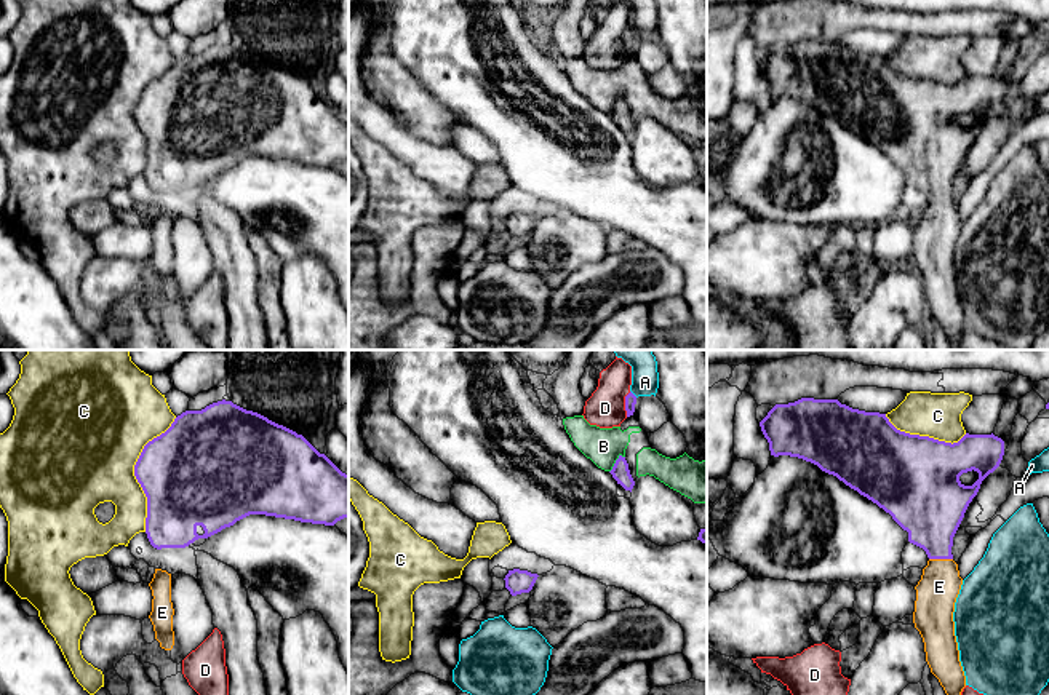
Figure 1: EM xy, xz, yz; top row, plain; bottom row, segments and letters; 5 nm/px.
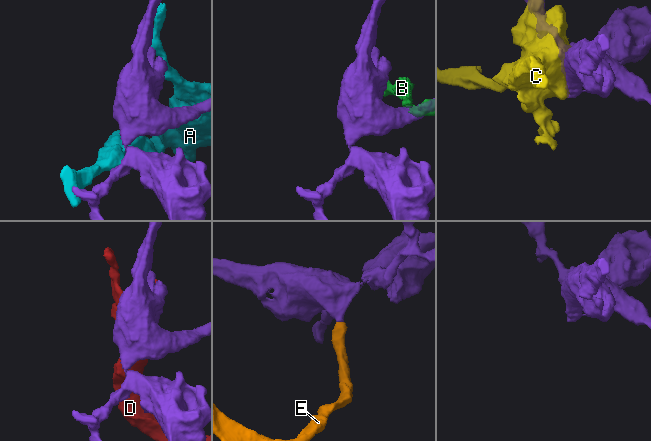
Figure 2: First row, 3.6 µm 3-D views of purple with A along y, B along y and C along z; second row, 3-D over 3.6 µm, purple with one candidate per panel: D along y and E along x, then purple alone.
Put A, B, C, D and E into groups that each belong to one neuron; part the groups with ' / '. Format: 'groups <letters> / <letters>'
groups A / B / C / D / E

